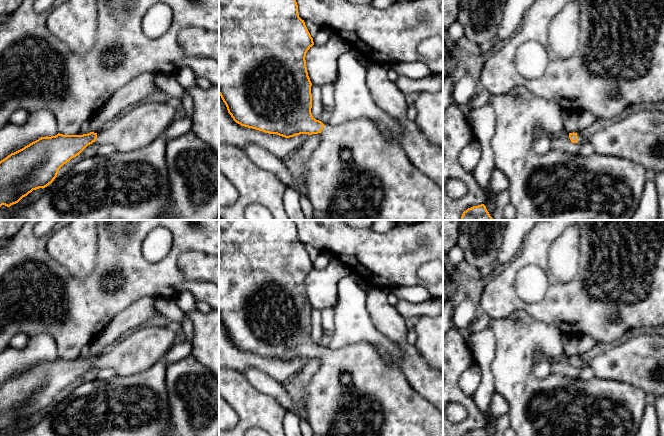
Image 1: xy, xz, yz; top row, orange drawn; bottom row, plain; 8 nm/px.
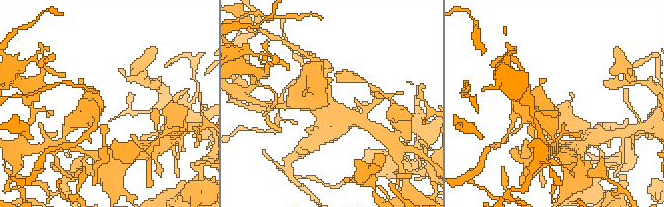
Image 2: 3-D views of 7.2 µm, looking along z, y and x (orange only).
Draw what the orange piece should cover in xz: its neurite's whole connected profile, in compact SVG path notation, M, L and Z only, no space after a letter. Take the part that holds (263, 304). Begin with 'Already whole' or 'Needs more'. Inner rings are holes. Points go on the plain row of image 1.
Needs more. M219 220L219 319L233 344L241 350L269 358L277 358L285 362L300 358L320 358L321 368L309 381L300 386L300 390L305 394L300 408L306 415L313 436L443 436L443 414L410 386L395 362L387 362L381 357L375 345L362 341L339 350L331 350L324 349L312 340L312 307L308 300L305 281L313 269L313 262L304 244L299 241L298 229L294 220Z

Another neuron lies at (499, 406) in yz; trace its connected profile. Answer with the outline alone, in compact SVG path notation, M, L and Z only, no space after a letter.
M495 391L490 401L489 409L496 418L499 418L508 414L509 404L500 393Z

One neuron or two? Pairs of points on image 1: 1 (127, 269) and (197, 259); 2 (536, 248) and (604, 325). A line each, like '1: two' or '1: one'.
1: two
2: one

